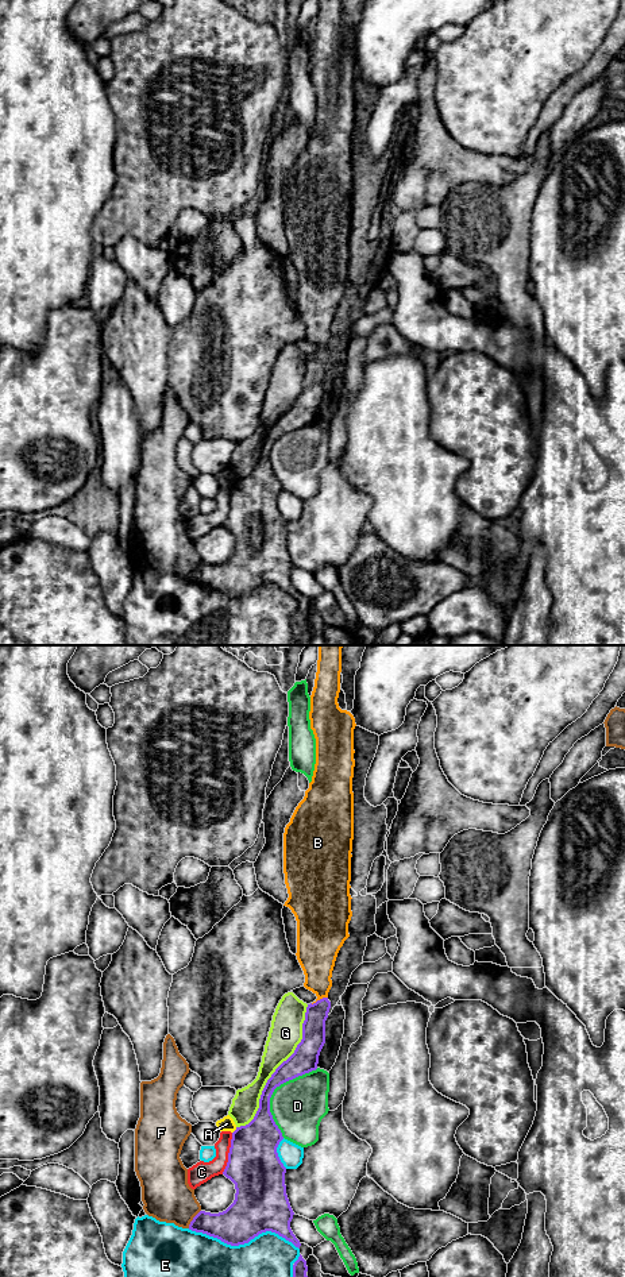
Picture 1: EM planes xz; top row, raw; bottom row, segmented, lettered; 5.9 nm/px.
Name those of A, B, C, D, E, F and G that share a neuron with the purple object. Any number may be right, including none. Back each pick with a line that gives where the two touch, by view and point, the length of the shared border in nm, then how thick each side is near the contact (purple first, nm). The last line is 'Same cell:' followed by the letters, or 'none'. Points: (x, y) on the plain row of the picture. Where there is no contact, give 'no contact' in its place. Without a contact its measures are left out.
B: xz (319, 352) | 110 nm | 140/220 nm
Same cell: B

